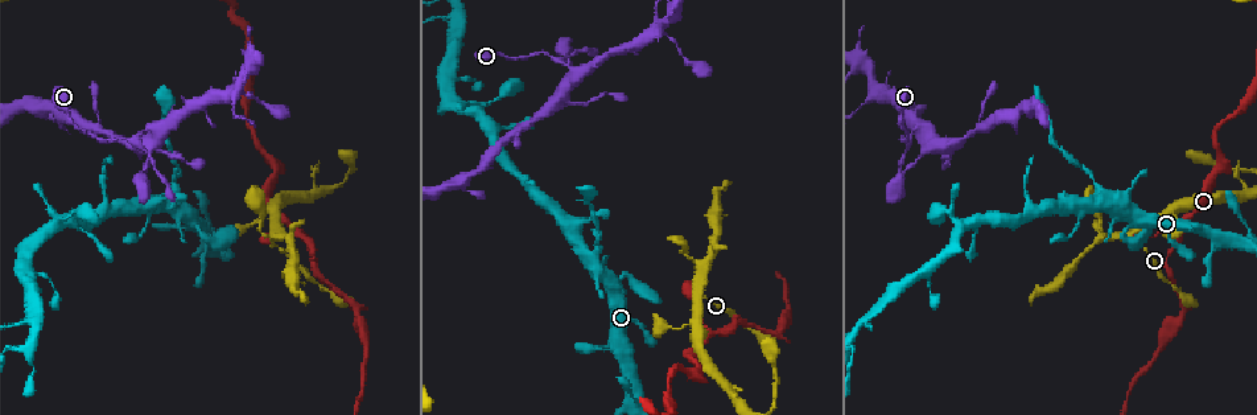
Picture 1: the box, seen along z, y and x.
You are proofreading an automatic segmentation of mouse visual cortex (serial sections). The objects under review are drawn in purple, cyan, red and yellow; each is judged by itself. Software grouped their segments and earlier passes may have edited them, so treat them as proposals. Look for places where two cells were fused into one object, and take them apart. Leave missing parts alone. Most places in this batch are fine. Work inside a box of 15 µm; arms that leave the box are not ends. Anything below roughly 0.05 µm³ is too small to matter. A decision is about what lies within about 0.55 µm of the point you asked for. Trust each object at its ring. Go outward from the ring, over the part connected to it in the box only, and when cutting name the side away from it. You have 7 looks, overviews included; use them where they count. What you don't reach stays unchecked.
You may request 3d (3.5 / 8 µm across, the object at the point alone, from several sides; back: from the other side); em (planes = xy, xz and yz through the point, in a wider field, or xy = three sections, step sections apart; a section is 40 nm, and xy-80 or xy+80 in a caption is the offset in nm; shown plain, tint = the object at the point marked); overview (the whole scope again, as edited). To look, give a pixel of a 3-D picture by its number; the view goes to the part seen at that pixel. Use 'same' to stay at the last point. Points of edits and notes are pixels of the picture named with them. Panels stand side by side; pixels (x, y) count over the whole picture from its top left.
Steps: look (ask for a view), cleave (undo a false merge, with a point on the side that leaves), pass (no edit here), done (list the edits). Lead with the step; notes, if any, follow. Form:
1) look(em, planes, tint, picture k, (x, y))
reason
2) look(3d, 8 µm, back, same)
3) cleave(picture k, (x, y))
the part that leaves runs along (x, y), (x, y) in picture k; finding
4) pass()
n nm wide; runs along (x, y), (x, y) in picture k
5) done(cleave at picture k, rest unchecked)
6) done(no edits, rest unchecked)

look(3d, 3.5 µm, picture 1, (697, 282))
abrupt turn

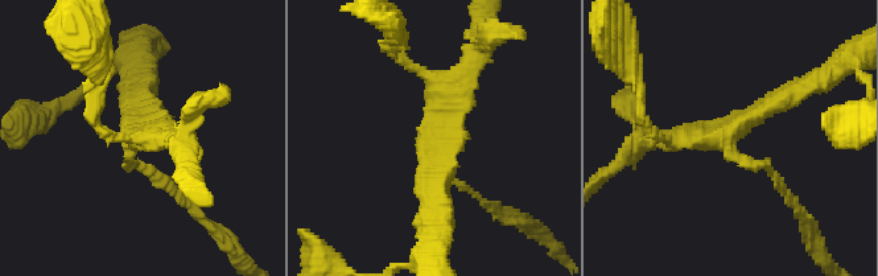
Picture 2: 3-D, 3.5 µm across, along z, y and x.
look(em, xy, step 1, tint, picture 2, (423, 136))

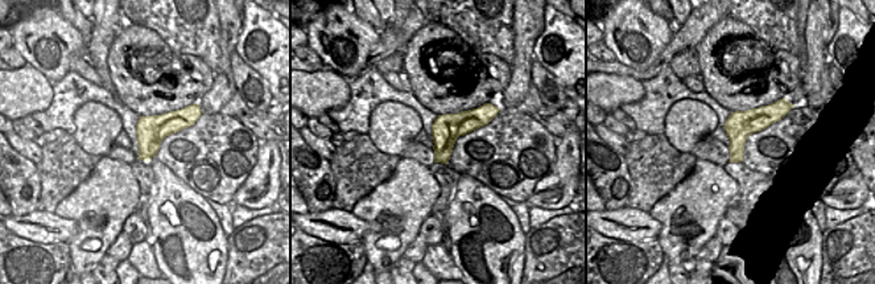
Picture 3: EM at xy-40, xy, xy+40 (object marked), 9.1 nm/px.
look(em, planes, tint, same)
another direction

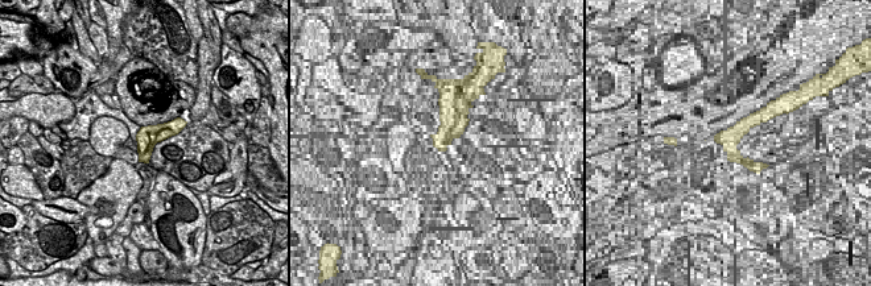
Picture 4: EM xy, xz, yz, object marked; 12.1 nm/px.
pass()
runs along (167, 185), (130, 165), (134, 91) in picture 2; continuous, no second cell

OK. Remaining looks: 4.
look(3d, 8 µm, picture 1, (910, 139))
narrows sharply

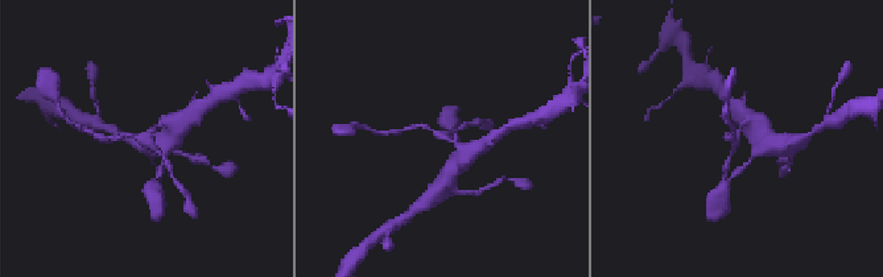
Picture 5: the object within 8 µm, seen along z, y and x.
look(3d, 3.5 µm, picture 5, (444, 138))
zoom in

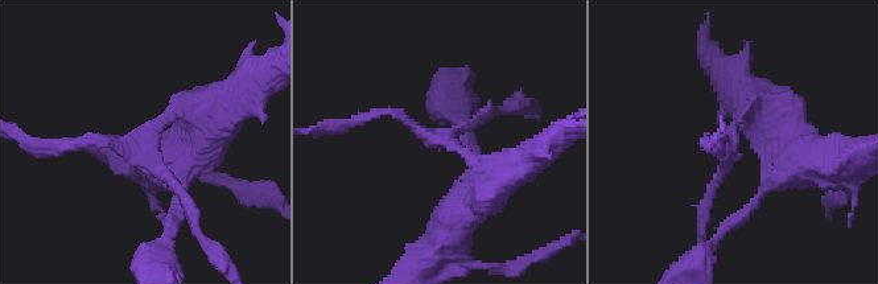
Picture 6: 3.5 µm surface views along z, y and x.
look(em, xy, step 5, tint, picture 6, (433, 139))

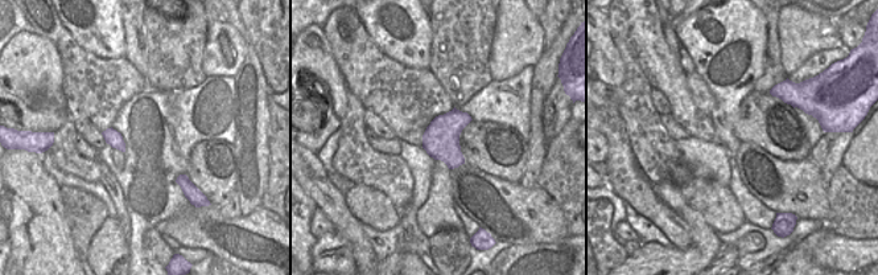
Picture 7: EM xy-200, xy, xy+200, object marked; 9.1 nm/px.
pass()
arms of 100, 150, 200 nm; runs along (358, 120), (398, 112), (495, 181) in picture 6; continuous, no second cell

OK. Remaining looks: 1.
done(no edits, rest unchecked)

